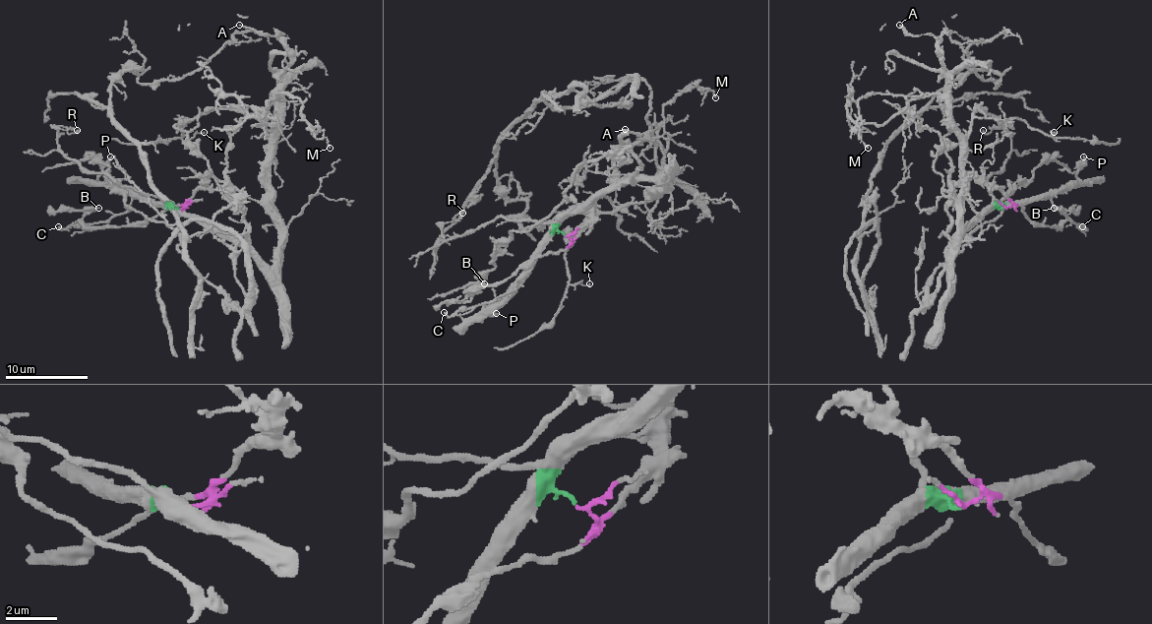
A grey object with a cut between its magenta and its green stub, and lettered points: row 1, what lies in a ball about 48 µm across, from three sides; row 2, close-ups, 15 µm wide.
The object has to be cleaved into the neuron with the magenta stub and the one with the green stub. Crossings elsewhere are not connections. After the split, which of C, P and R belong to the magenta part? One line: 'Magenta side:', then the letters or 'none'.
Magenta side: none

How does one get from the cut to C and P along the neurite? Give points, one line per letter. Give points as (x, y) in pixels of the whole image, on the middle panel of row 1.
C: (565, 234), (555, 232), (536, 262), (509, 293), (499, 295), (493, 301), (459, 307), (449, 316), (445, 312)
P: (565, 234), (555, 232), (523, 277), (501, 299), (484, 307), (497, 314)

